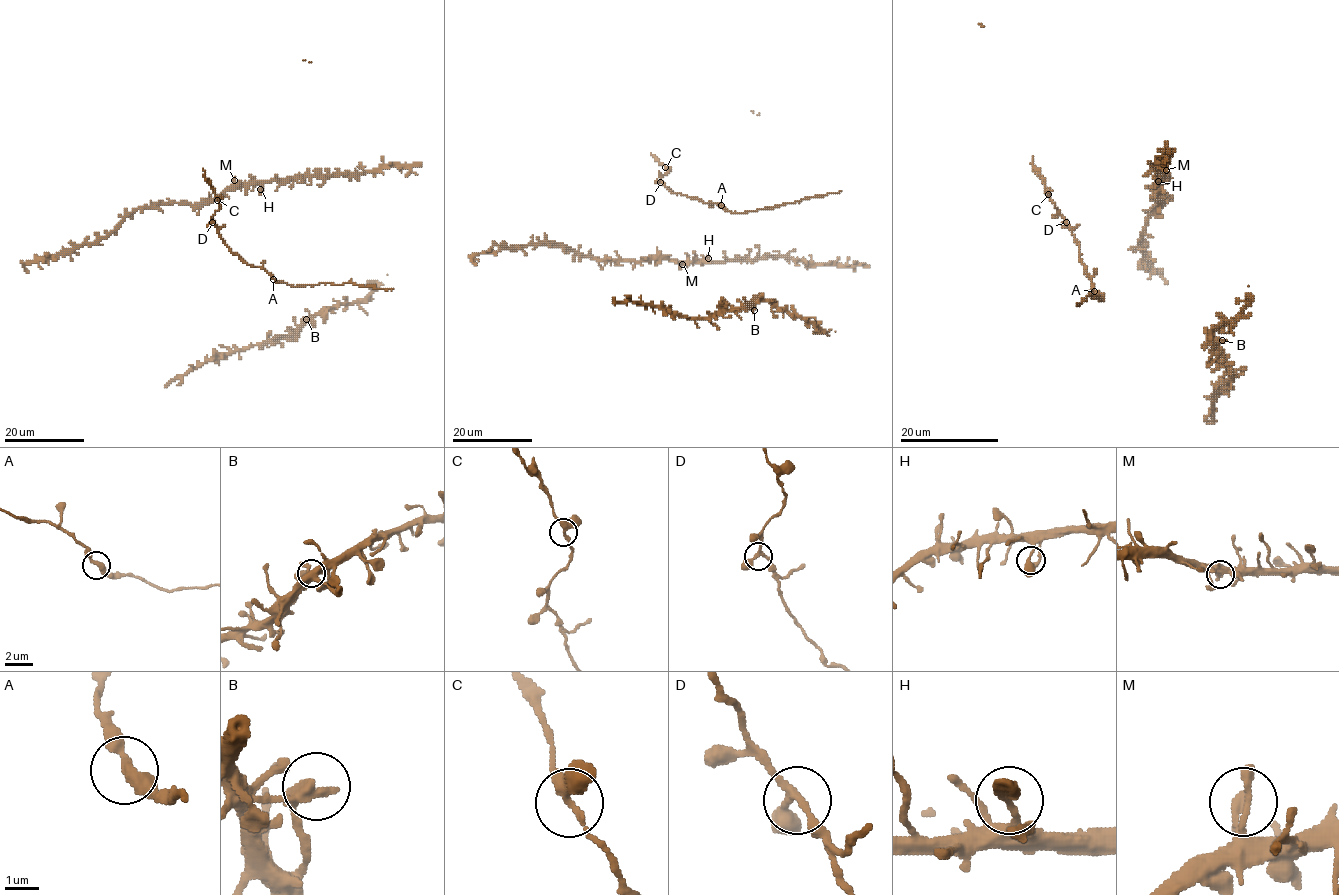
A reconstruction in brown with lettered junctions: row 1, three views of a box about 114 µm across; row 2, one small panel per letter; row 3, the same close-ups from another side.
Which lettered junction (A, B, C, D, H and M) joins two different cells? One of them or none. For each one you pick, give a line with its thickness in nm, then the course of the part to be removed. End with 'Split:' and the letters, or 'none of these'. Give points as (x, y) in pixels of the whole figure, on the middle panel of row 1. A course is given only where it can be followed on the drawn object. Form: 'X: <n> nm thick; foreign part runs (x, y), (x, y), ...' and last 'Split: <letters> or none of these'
Split: none of these

